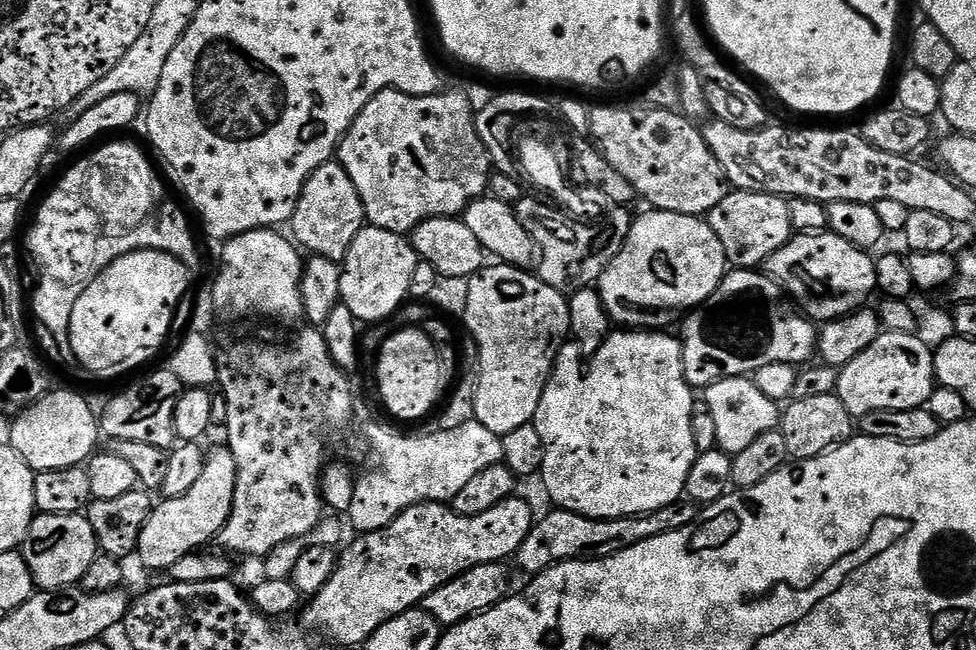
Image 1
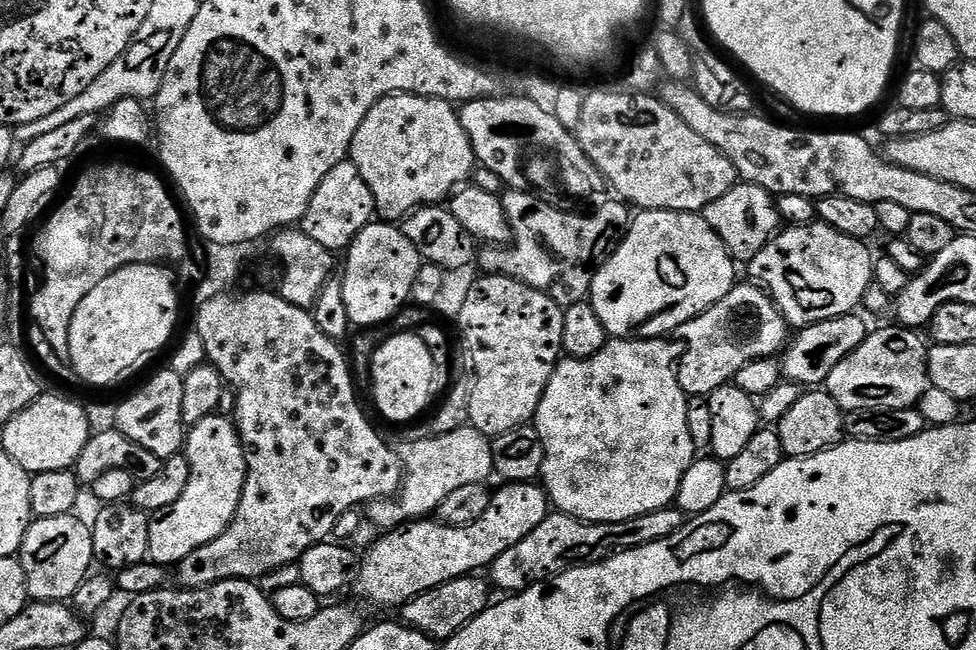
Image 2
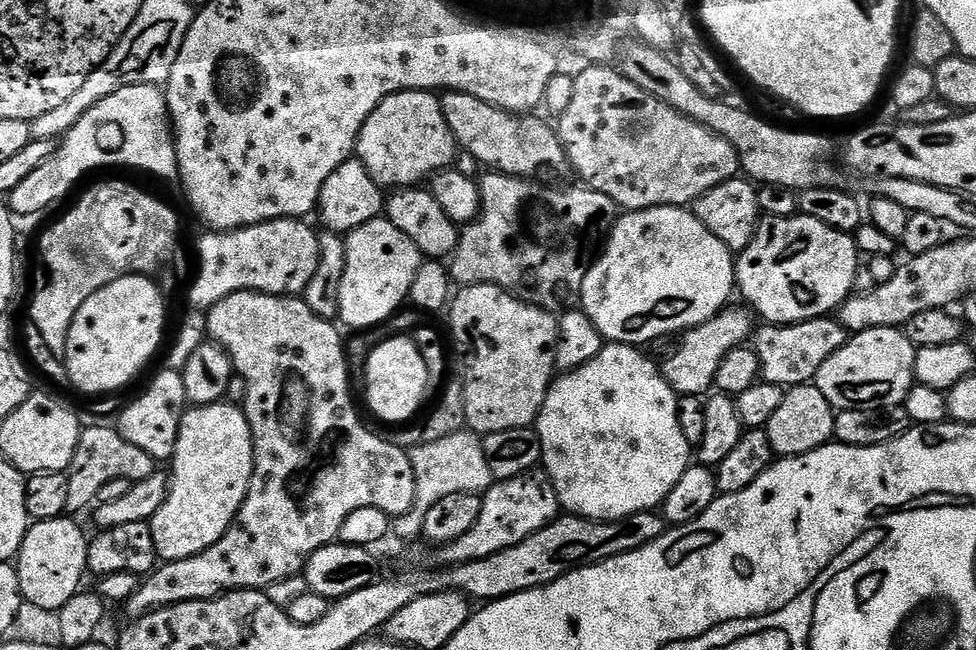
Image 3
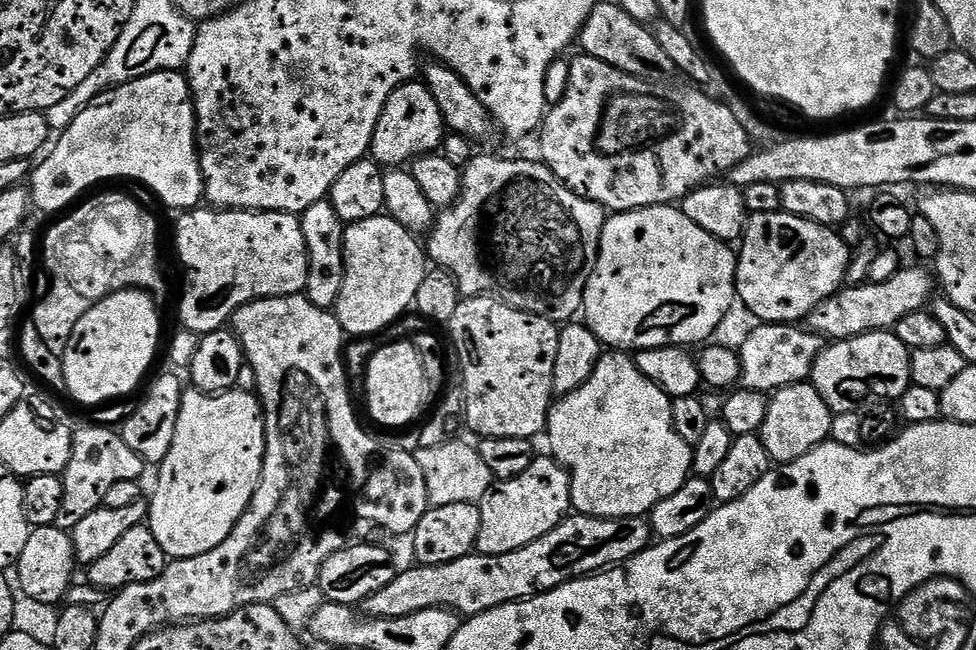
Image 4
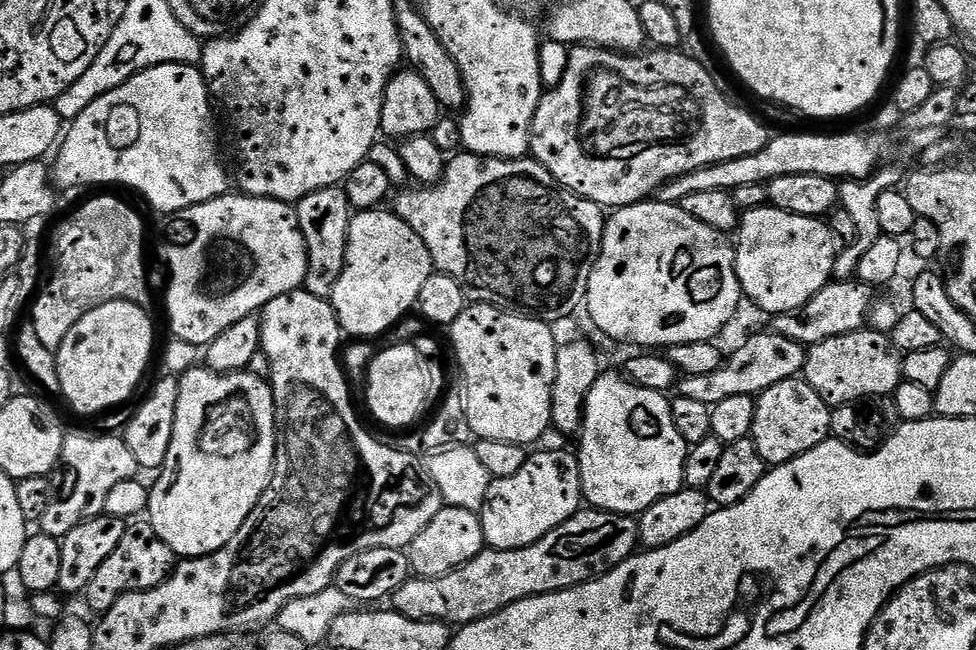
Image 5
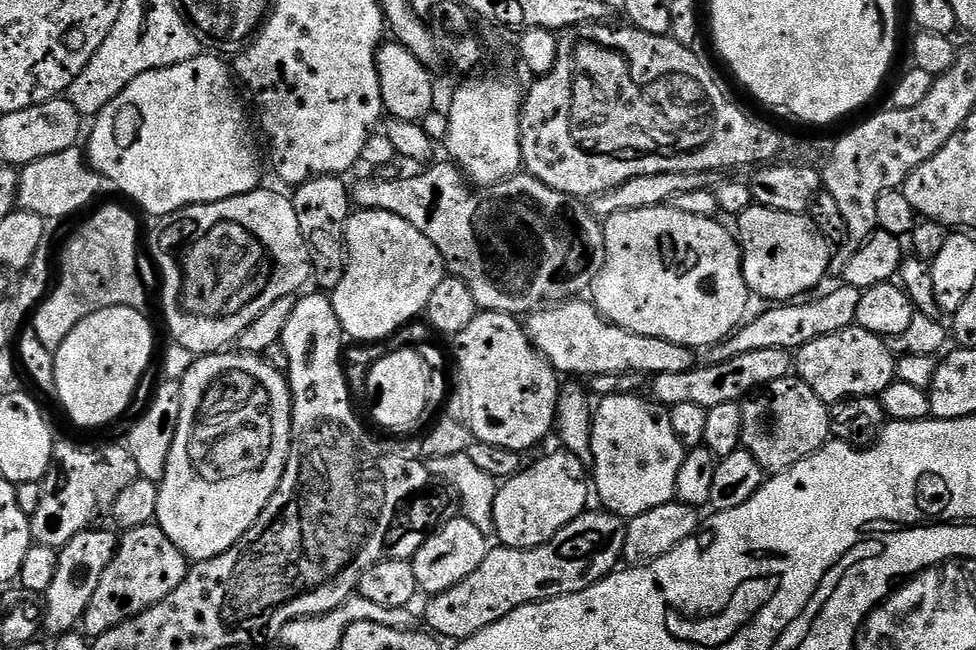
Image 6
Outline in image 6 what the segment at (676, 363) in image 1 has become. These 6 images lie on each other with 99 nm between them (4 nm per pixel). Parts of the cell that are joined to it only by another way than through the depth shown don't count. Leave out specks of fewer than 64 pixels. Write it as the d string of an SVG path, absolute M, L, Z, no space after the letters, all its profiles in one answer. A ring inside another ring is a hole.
M640 394L630 396L605 396L595 405L592 417L592 453L594 462L590 465L590 476L594 481L594 496L601 500L603 507L616 516L631 518L638 514L646 514L646 510L654 510L654 506L671 504L676 500L676 483L678 482L678 470L684 461L686 449L674 438L674 429L670 426L670 414L662 404L654 404L651 400Z

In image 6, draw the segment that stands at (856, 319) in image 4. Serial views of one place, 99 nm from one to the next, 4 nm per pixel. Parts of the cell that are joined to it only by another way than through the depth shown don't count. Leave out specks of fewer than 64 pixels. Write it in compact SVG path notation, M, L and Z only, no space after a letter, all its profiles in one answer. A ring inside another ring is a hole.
M841 283L840 288L820 296L817 300L804 298L799 302L780 302L768 306L765 312L756 317L745 319L740 327L727 340L713 344L707 349L706 356L711 363L726 362L738 354L748 354L750 350L786 350L795 353L796 349L814 342L826 334L838 334L856 324L856 311L861 293L854 286Z

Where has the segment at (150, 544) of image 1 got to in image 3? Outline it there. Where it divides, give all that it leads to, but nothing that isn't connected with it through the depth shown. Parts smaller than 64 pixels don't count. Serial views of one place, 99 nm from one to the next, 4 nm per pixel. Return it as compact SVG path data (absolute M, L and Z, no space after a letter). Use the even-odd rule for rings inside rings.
M228 403L192 406L185 411L182 418L178 442L170 461L171 480L168 497L166 502L162 502L162 510L158 510L158 514L154 514L150 521L156 555L161 561L190 558L214 546L214 542L218 542L218 538L222 538L228 527L236 521L238 510L246 498L254 470L252 431L243 407L236 405L235 408Z

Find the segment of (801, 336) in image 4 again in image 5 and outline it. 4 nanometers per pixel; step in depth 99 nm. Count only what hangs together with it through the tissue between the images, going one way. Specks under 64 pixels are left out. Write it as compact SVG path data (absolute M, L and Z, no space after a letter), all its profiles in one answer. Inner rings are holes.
M765 330L757 336L750 337L713 373L684 376L679 381L678 392L679 395L697 402L706 402L710 406L724 401L725 398L731 398L734 394L757 397L761 392L770 390L770 386L778 386L778 382L797 379L804 371L805 355L805 345L794 342L790 338L782 338L777 332Z

